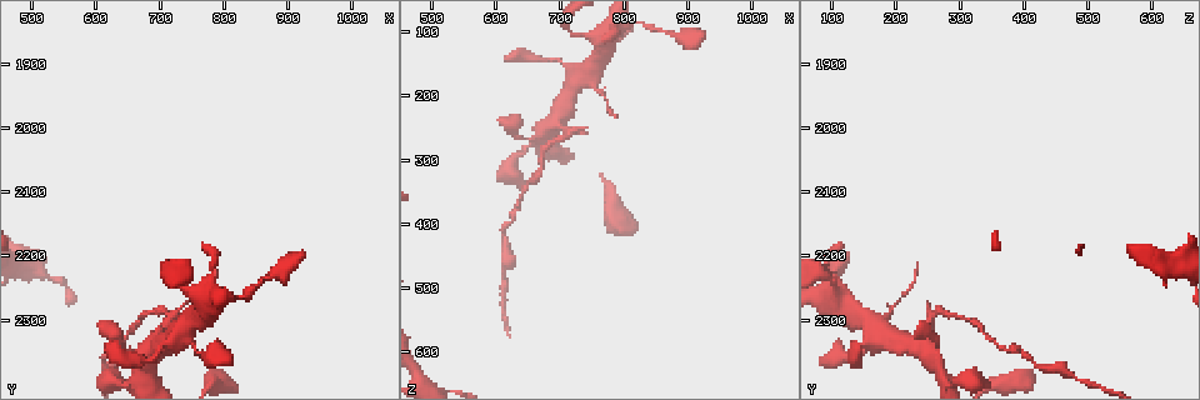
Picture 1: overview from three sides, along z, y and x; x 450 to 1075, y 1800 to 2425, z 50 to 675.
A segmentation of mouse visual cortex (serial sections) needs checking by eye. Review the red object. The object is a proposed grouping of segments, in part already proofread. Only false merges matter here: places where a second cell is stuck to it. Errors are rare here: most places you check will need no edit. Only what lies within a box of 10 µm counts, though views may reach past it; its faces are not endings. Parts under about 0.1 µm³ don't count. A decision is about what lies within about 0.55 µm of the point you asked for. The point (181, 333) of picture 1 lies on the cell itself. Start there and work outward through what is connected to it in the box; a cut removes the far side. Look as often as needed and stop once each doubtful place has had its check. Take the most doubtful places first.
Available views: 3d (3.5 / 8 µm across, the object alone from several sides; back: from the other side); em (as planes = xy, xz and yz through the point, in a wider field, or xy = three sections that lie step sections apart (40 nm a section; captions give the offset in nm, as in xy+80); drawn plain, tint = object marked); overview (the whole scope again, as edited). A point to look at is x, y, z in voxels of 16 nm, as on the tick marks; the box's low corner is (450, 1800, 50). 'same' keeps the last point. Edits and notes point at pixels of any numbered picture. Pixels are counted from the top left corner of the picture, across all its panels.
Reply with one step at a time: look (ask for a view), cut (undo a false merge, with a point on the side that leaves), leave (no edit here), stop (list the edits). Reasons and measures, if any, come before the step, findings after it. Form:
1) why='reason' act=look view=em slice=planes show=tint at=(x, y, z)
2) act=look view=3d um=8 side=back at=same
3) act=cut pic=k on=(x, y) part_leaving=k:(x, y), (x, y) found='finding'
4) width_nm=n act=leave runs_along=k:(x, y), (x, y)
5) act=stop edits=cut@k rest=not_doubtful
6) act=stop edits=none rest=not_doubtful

why='abrupt turn' act=look view=3d um=3.5 side=back at=(695, 2335, 235)

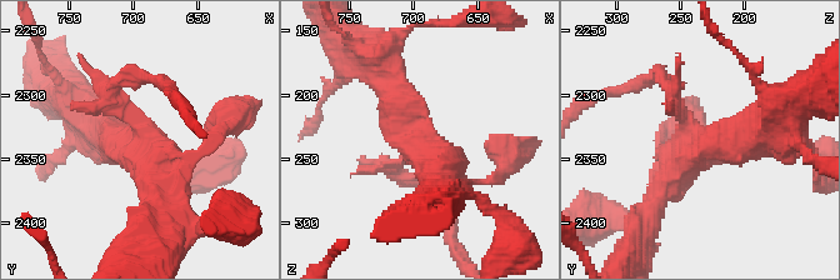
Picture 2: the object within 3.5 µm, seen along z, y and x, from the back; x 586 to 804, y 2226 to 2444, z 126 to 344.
arms=4 arm_widths_nm=150,150,400,450 act=look view=em slice=xy step=3 show=tint at=(700, 2336, 234)

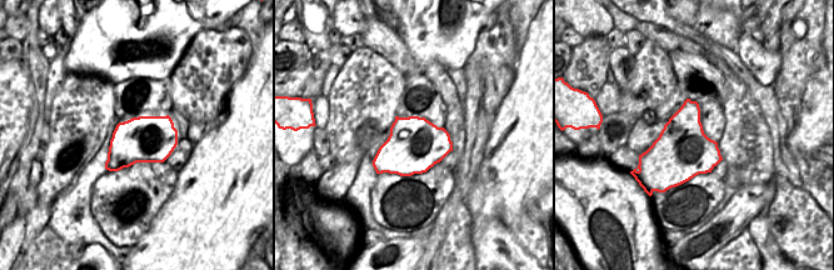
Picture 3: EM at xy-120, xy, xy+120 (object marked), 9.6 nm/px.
act=cut pic=2 on=(644, 83) part_leaving=2:(679, 105), (663, 75), (605, 94) found='a second cell is stuck on'

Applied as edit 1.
why='four or more arms meet' act=look view=3d um=3.5 at=(785, 2270, 95)

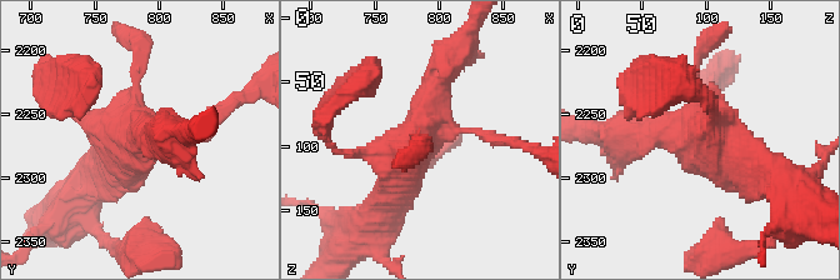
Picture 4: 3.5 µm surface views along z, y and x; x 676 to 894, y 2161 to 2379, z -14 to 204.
why='need the tissue' act=look view=em slice=xy step=2 show=tint at=(784, 2266, 90)

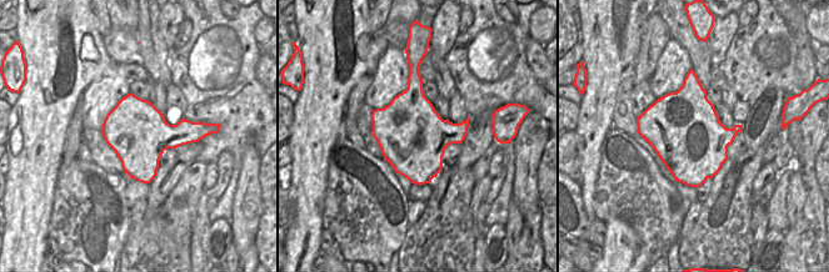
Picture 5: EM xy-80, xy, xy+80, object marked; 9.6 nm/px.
act=leave runs_along=4:(376, 218), (415, 138), (476, 131) found='continuous, no second cell'

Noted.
why='abrupt turn' act=look view=3d um=3.5 at=(720, 2240, 105)

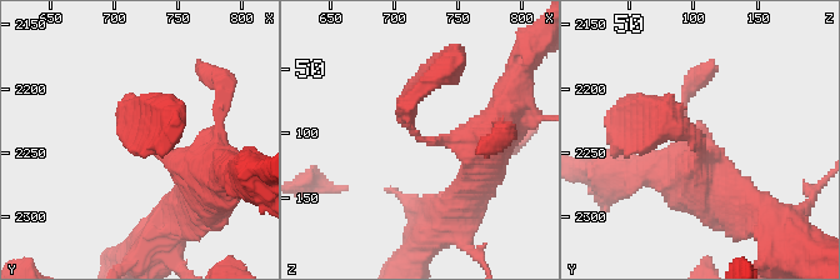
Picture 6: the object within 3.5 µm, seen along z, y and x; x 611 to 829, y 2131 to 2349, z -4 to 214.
why='shape alone is not enough' act=look view=em slice=xy step=1 show=tint at=(720, 2242, 102)

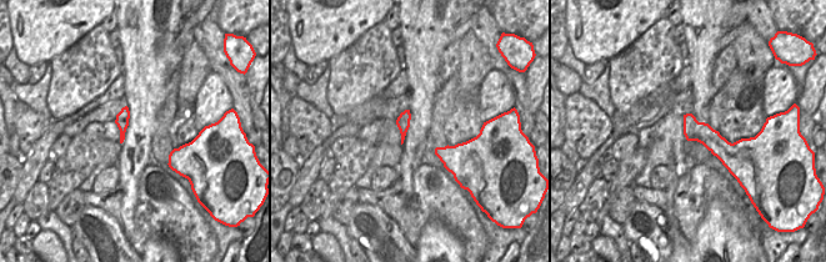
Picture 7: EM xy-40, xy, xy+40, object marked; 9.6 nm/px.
act=leave runs_along=6:(708, 178), (701, 143), (634, 124) found='all the same cell'

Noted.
act=stop edits=cut@2 rest=not_doubtful

